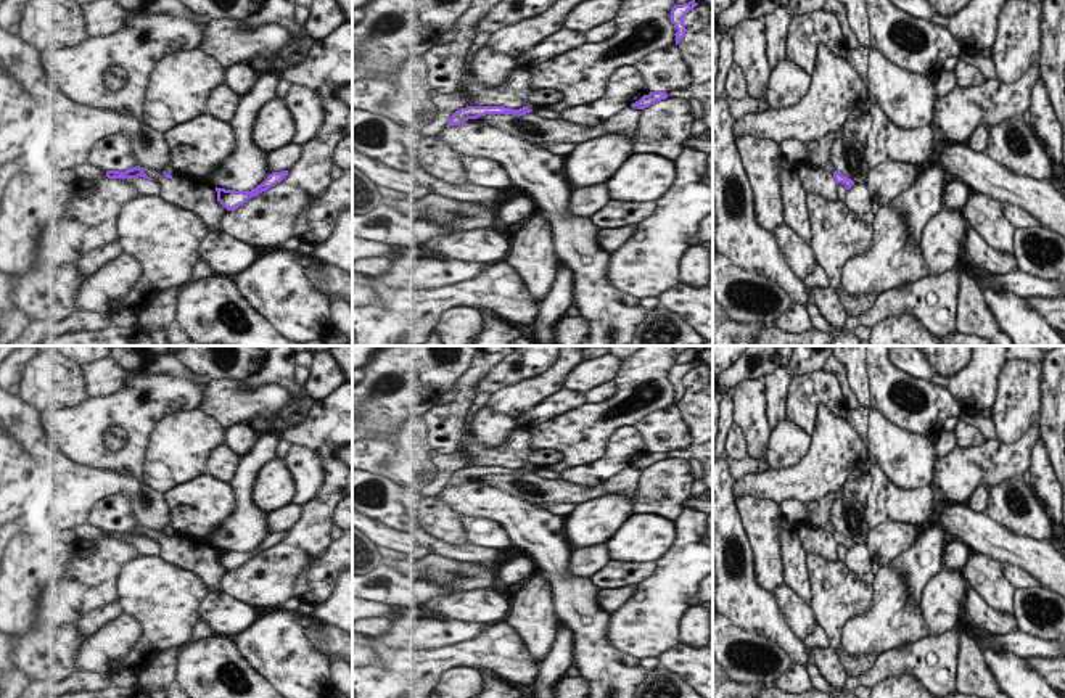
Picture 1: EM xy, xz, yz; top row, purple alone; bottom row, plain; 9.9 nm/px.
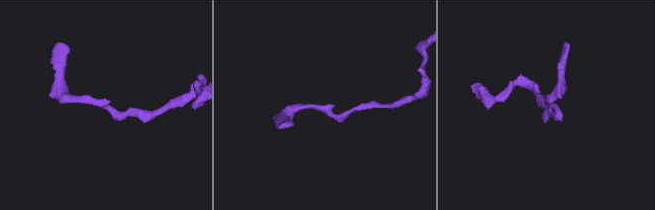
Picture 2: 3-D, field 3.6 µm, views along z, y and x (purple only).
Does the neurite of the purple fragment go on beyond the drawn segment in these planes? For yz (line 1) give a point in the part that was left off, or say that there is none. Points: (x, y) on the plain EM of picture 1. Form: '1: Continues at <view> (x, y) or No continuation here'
1: No continuation here.

